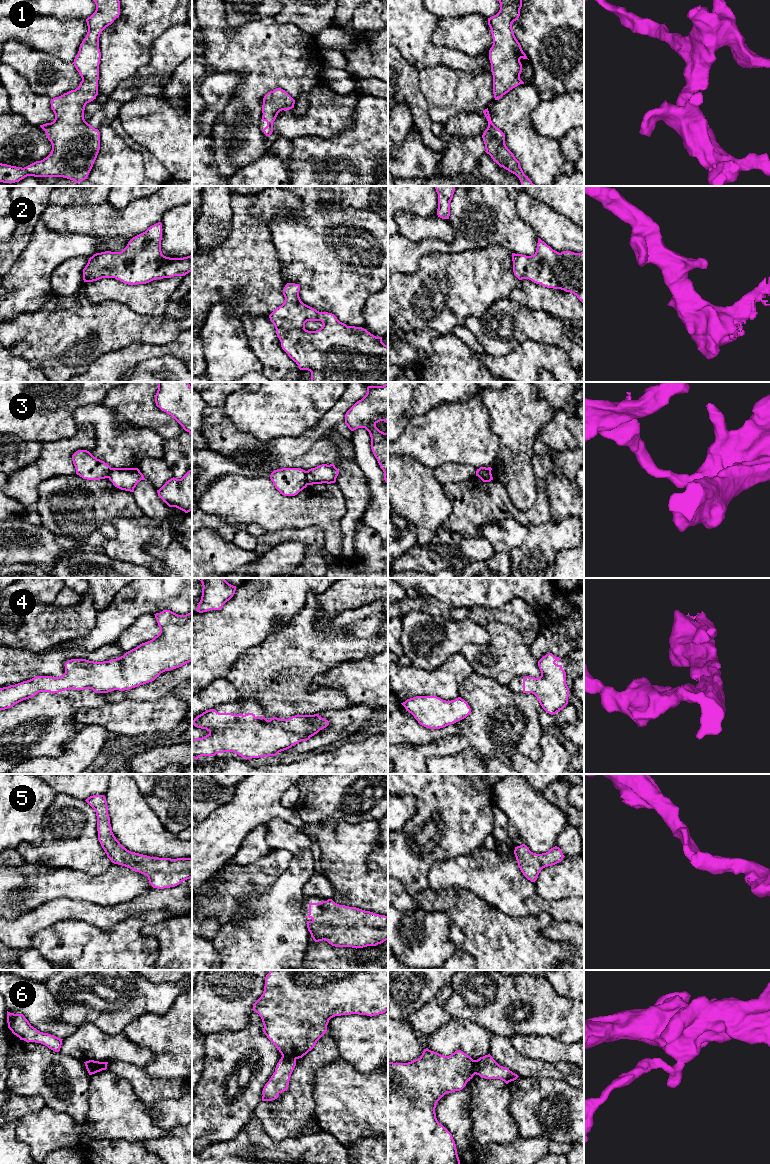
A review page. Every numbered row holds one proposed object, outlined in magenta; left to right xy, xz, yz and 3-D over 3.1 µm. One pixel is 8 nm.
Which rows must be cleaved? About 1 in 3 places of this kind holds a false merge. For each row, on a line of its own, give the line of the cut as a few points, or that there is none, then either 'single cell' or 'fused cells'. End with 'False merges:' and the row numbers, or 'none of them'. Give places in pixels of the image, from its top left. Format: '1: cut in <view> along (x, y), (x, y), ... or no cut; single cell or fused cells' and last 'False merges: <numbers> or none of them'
1: no cut; single cell
2: no cut; single cell
3: cut in xz along (305, 471), (305, 479), (308, 484); fused cells
4: no cut; single cell
5: no cut; single cell
6: cut in xz along (282, 1056), (295, 1059); fused cells
False merges: 3, 6

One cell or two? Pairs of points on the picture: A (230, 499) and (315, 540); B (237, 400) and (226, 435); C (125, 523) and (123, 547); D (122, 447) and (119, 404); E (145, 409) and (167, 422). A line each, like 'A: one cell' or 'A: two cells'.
A: two cells
B: two cells
C: one cell
D: two cells
E: one cell

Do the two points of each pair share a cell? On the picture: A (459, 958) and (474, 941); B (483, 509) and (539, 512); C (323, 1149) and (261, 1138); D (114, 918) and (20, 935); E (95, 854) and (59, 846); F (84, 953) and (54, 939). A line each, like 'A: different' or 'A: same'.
A: different
B: same
C: same
D: same
E: same
F: same

